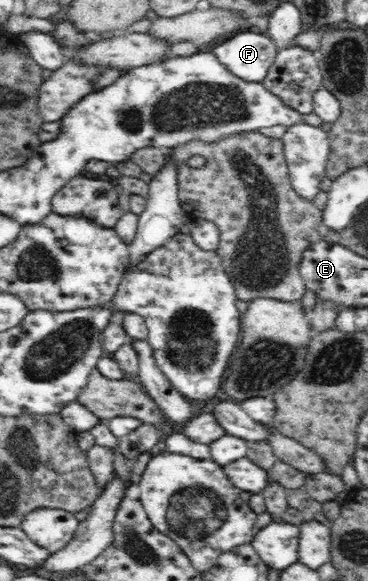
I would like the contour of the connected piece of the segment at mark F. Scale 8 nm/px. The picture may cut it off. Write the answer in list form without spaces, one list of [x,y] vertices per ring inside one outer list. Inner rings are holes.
[[[240,29],[236,34],[213,47],[212,53],[227,70],[235,76],[246,81],[262,81],[269,72],[269,68],[275,63],[279,48],[271,41],[267,34],[255,34],[247,29]]]

